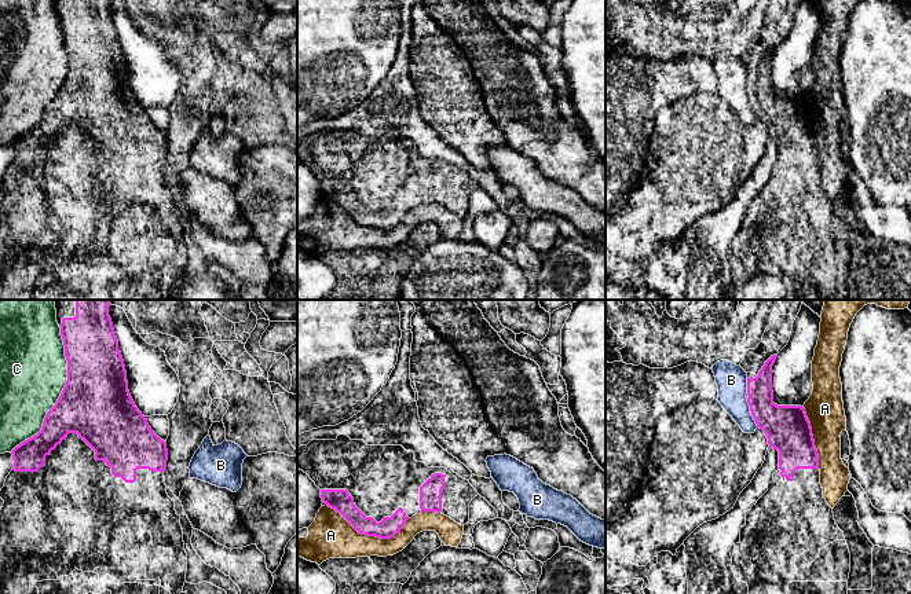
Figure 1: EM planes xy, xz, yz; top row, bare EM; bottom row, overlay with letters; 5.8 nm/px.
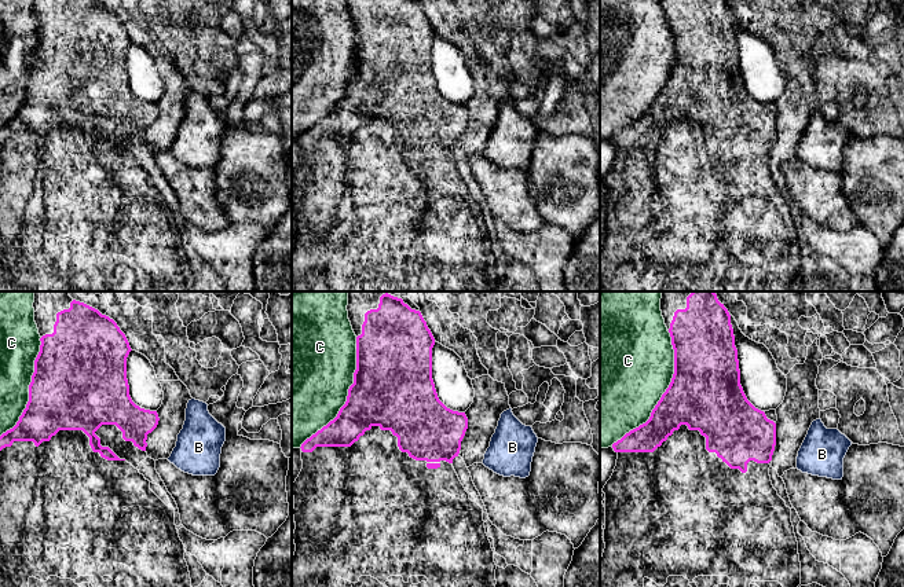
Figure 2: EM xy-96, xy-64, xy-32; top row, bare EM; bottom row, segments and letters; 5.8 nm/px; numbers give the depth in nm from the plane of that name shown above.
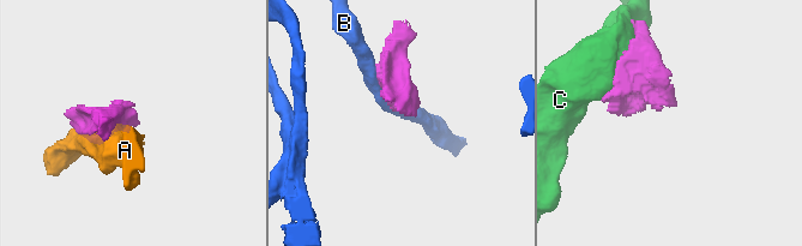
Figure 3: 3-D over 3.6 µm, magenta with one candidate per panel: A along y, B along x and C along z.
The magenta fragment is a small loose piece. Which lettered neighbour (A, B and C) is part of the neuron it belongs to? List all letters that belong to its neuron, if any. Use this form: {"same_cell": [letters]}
{"same_cell": []}

